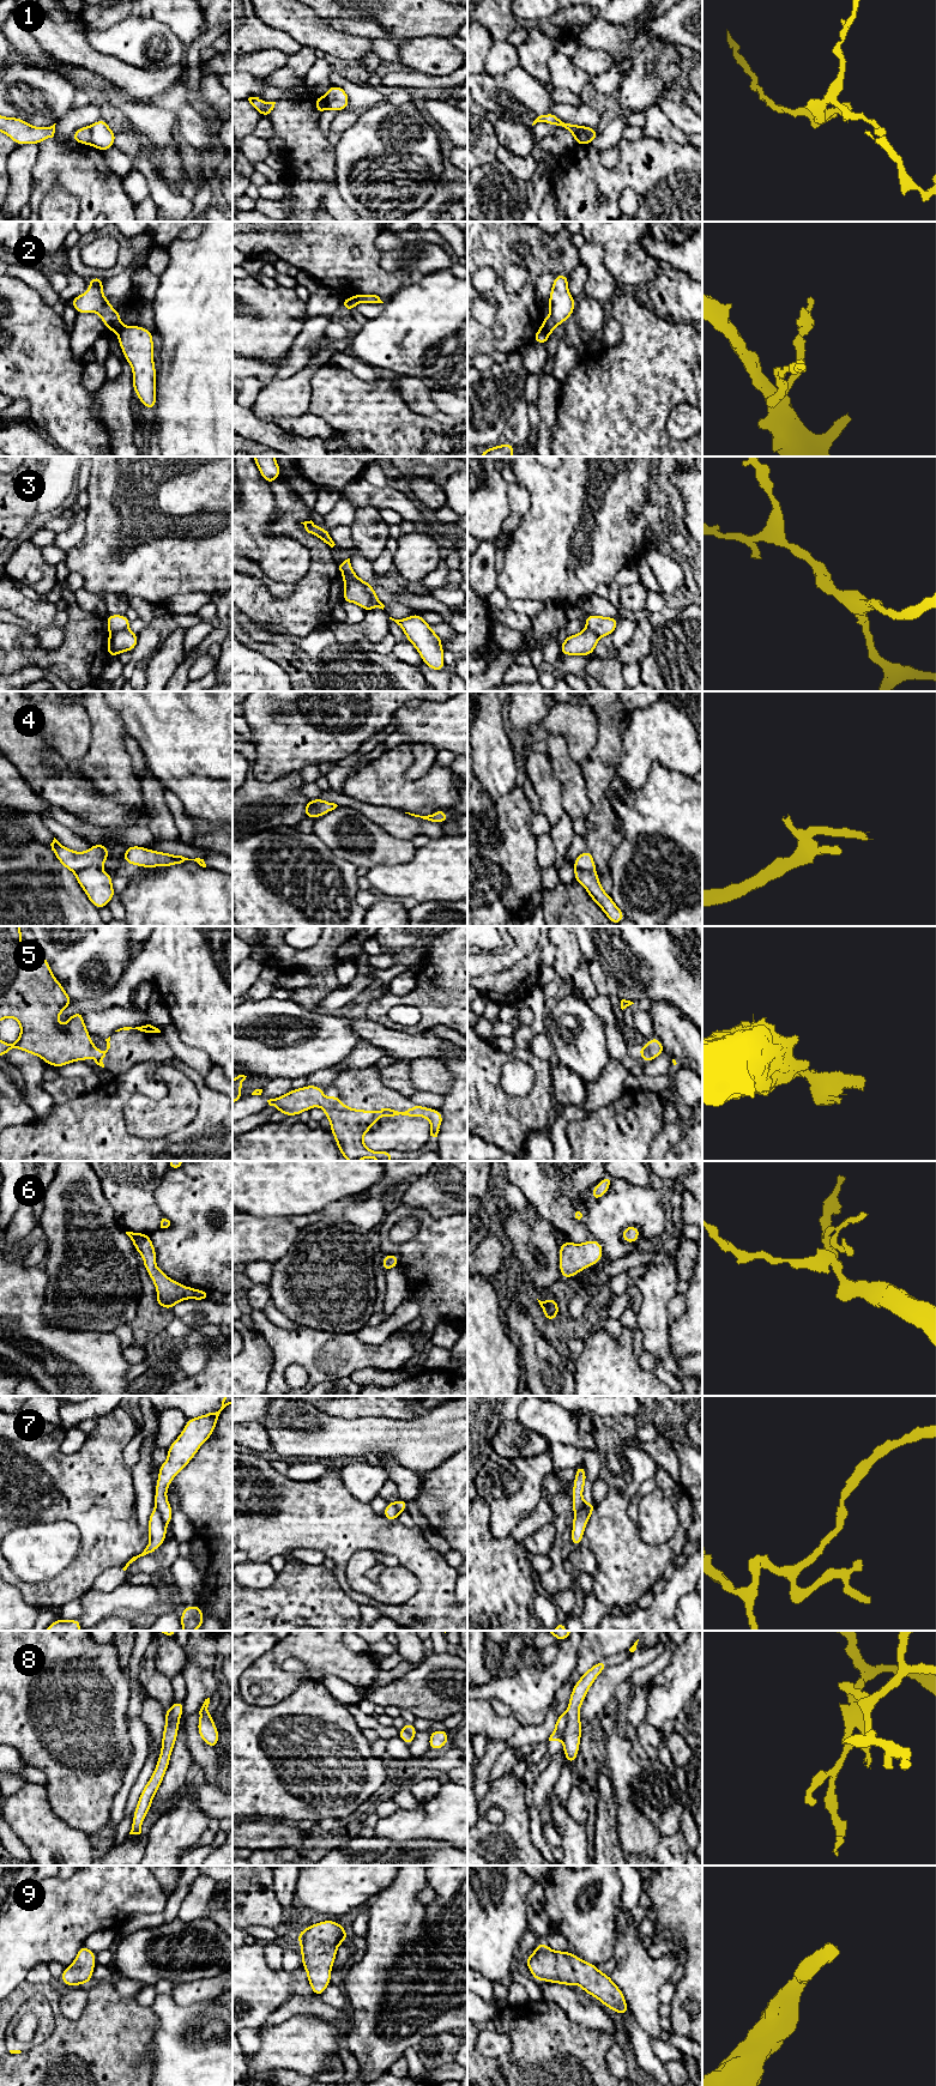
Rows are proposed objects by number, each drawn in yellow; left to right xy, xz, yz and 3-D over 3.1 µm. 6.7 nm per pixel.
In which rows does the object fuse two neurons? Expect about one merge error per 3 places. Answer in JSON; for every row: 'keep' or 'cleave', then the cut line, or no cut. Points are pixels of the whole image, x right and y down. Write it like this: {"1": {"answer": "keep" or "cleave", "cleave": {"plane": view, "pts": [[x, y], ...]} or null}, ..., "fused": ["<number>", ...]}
{"1": {"answer": "cleave", "cleave": {"plane": "yz", "pts": [[586, 127], [579, 135], [585, 144]]}}, "2": {"answer": "cleave", "cleave": {"plane": "yz", "pts": [[542, 325], [550, 332]]}}, "3": {"answer": "cleave", "cleave": {"plane": "xz", "pts": [[344, 578], [357, 580], [369, 594], [370, 603], [375, 606]]}}, "4": {"answer": "cleave", "cleave": {"plane": "xy", "pts": [[100, 868], [84, 868], [76, 874]]}}, "5": {"answer": "keep", "cleave": null}, "6": {"answer": "keep", "cleave": null}, "7": {"answer": "cleave", "cleave": {"plane": "xy", "pts": [[156, 1506], [165, 1523]]}}, "8": {"answer": "cleave", "cleave": {"plane": "yz", "pts": [[567, 1712], [567, 1725], [562, 1740]]}}, "9": {"answer": "keep", "cleave": null}, "fused": ["1", "2", "3", "4", "7", "8"]}

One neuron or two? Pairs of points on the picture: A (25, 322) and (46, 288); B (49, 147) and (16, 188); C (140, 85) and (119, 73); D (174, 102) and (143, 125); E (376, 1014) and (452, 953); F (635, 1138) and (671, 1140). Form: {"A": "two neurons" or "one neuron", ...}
{"A": "two neurons", "B": "two neurons", "C": "one neuron", "D": "two neurons", "E": "one neuron", "F": "two neurons"}

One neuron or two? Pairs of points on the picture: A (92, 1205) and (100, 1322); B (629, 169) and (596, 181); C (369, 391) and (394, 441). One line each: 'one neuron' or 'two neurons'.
A: one neuron
B: one neuron
C: one neuron

